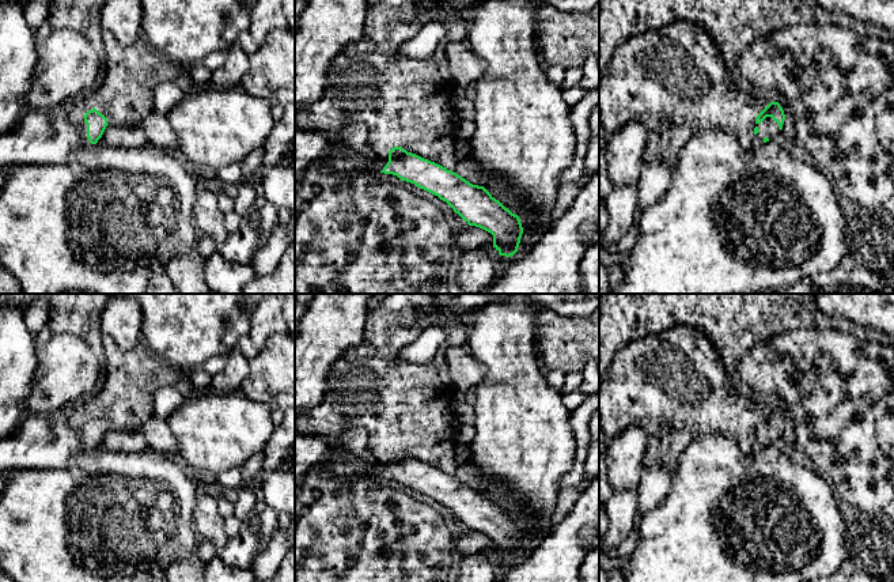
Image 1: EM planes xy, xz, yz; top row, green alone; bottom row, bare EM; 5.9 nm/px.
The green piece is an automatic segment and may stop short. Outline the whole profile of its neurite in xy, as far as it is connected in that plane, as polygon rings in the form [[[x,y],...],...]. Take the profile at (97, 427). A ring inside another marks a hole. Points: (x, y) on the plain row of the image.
[[[95,412],[77,427],[73,427],[65,416],[52,420],[49,415],[26,413],[16,428],[0,439],[0,473],[33,468],[62,468],[75,454],[96,449],[107,430],[107,423]]]

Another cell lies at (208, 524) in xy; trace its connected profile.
[[[200,488],[194,510],[194,530],[200,538],[208,538],[219,555],[230,537],[224,530],[224,518],[219,513],[217,492]]]

